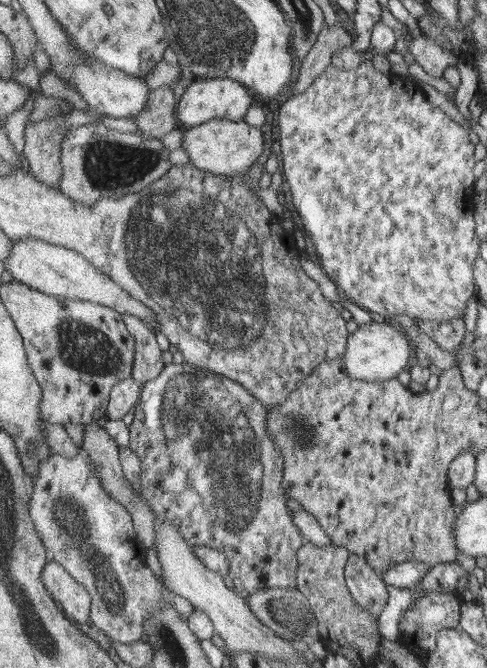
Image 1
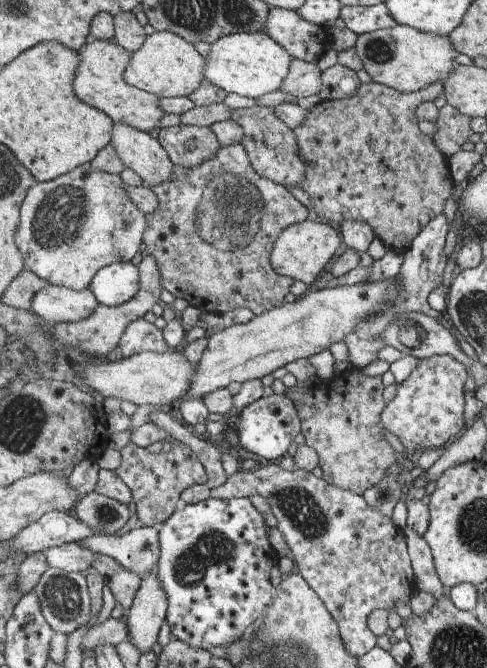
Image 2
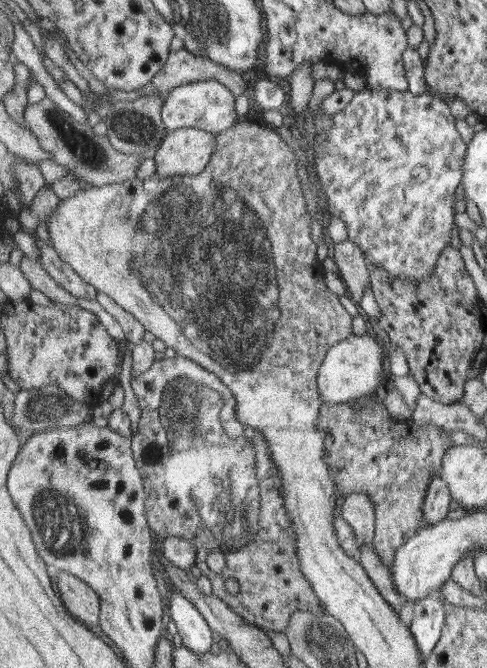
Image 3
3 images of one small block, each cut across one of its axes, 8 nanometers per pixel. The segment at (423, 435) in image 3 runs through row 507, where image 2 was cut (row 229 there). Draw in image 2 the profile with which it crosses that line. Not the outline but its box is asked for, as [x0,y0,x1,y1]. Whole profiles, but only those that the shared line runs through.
[292,82,453,253]

